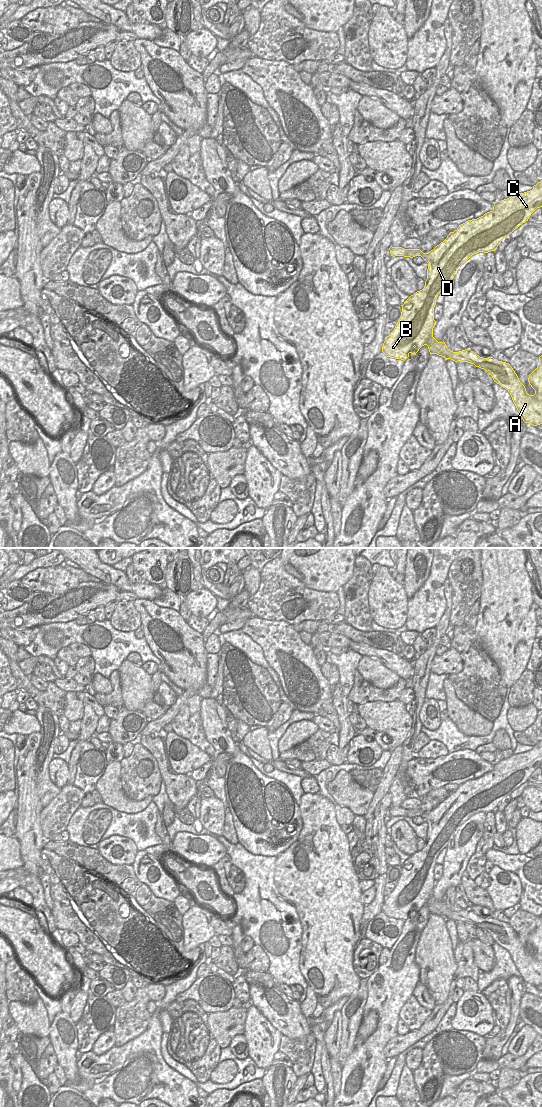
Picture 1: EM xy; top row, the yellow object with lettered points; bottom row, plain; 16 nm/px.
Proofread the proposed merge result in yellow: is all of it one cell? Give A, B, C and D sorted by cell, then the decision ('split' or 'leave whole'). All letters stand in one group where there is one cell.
groups A B C D; leave whole

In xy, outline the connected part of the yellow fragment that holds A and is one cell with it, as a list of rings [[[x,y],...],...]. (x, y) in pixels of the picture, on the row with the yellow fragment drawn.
[[[542,180],[530,191],[496,201],[492,211],[459,225],[428,253],[423,253],[420,249],[391,246],[391,256],[421,256],[428,263],[428,269],[424,288],[401,305],[401,316],[382,346],[382,352],[387,357],[405,361],[410,353],[416,355],[422,346],[427,345],[430,354],[455,362],[468,362],[486,370],[494,382],[510,393],[523,421],[533,426],[542,424],[542,355],[539,357],[539,365],[528,378],[535,390],[534,395],[529,395],[509,363],[493,357],[480,357],[470,349],[453,352],[444,341],[438,342],[433,337],[433,328],[436,323],[436,299],[454,278],[457,269],[474,254],[495,251],[505,237],[528,221],[531,214],[540,207]]]

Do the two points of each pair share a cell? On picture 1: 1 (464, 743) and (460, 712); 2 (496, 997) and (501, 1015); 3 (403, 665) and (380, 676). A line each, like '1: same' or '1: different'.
1: different
2: same
3: different

